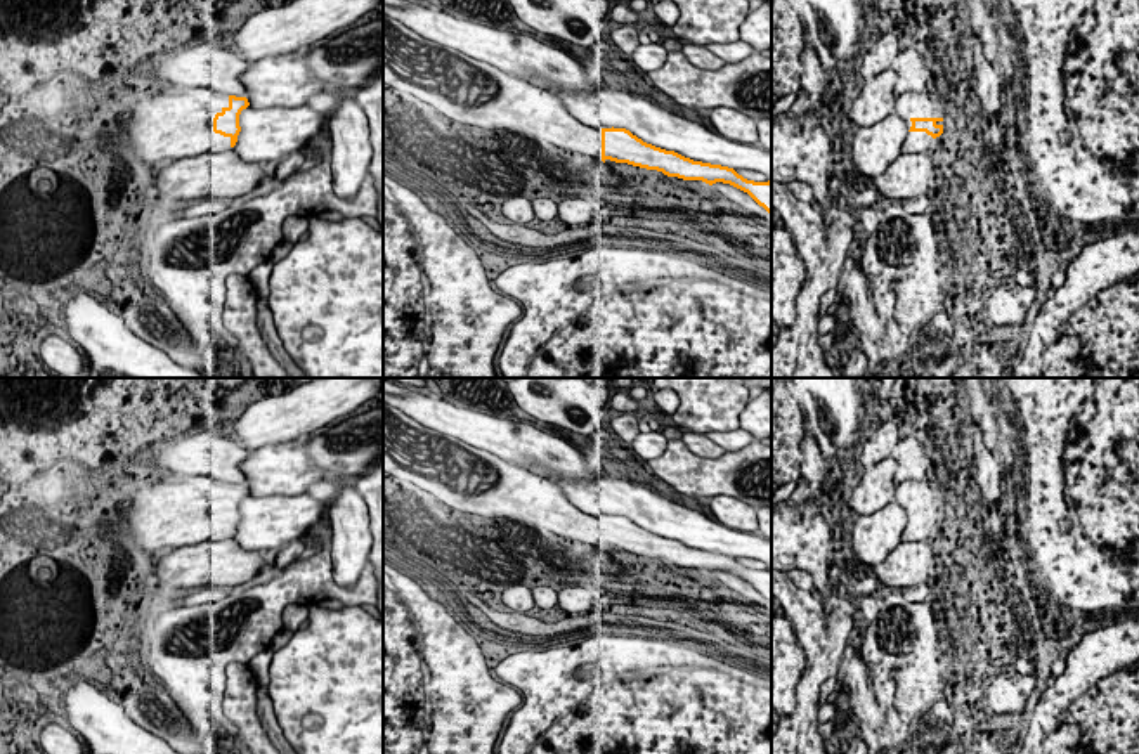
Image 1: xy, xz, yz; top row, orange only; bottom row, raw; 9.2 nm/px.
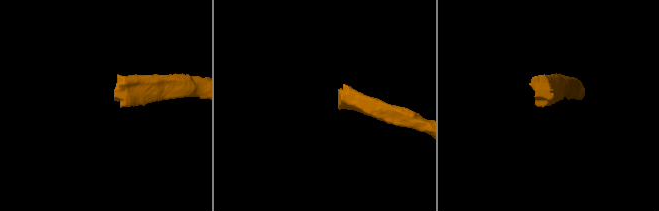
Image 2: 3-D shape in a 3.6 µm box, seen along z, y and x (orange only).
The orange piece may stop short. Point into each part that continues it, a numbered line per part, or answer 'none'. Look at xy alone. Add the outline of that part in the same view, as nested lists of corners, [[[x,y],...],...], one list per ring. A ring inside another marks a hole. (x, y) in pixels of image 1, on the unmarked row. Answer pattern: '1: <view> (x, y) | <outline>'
1: xy (175, 512) | [[[205,475],[165,477],[135,487],[120,520],[99,520],[99,536],[118,534],[125,549],[156,551],[231,537],[231,525],[213,520],[213,506],[229,496],[229,484]]]

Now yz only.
1: yz (916, 493) | [[[912,478],[898,484],[896,501],[907,503],[908,506],[943,506],[943,499],[926,478]]]

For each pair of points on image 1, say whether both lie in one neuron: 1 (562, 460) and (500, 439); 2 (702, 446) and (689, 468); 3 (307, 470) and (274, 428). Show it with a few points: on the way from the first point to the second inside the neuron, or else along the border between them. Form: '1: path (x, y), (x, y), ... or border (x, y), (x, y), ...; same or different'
1: path (546, 456), (515, 442); same
2: border (682, 439), (701, 456), (718, 458), (727, 451); different
3: border (295, 439), (264, 444), (253, 451); different

